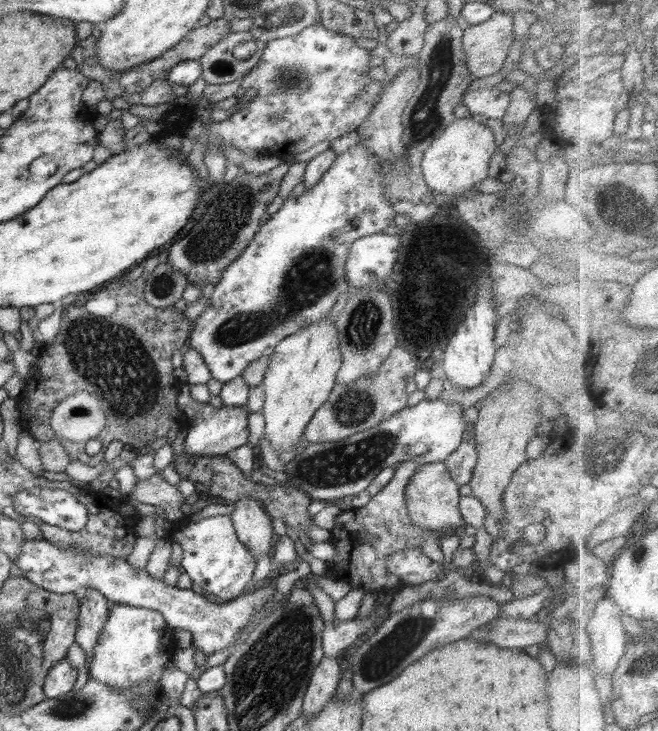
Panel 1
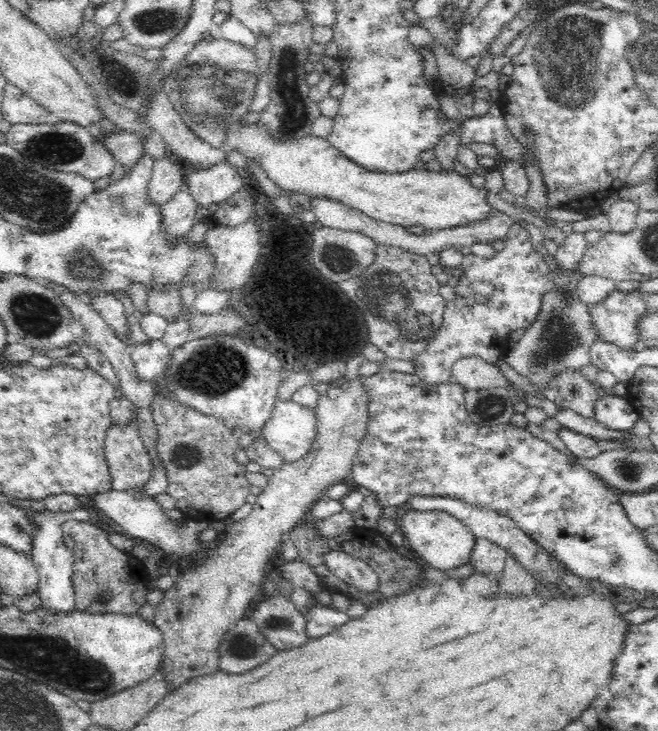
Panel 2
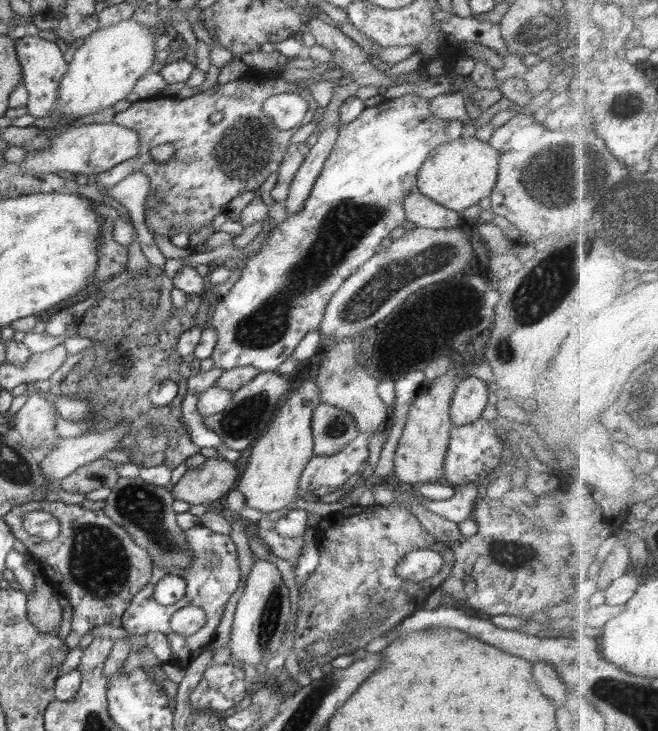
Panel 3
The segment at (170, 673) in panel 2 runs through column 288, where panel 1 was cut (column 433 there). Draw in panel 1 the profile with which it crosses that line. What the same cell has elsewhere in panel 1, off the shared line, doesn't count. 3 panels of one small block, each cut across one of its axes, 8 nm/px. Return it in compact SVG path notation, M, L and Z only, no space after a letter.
M424 463L410 477L405 488L405 503L409 517L418 527L434 531L438 536L450 533L462 533L466 523L458 509L460 500L459 484L451 479L444 463Z

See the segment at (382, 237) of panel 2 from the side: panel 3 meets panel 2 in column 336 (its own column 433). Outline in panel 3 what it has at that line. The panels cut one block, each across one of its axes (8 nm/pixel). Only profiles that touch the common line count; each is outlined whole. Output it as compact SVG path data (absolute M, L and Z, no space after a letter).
M416 186L404 199L406 221L417 227L442 229L458 226L460 214L432 201Z

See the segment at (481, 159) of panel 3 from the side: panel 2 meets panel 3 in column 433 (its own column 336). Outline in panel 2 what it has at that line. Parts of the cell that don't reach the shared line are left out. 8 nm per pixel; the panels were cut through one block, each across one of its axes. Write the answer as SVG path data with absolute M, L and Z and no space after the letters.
M240 119L231 122L227 129L224 152L239 151L245 158L258 162L262 170L266 172L268 181L274 182L281 190L290 193L298 193L311 198L330 198L335 202L342 202L349 208L354 208L366 214L373 220L380 220L389 224L403 227L421 226L428 230L444 230L487 220L495 210L488 203L486 188L476 188L470 183L467 175L461 176L452 170L408 170L408 172L370 172L354 161L348 160L338 149L330 145L326 138L309 136L294 139L276 141L268 135L268 129L260 127L258 123L250 126L241 124Z

